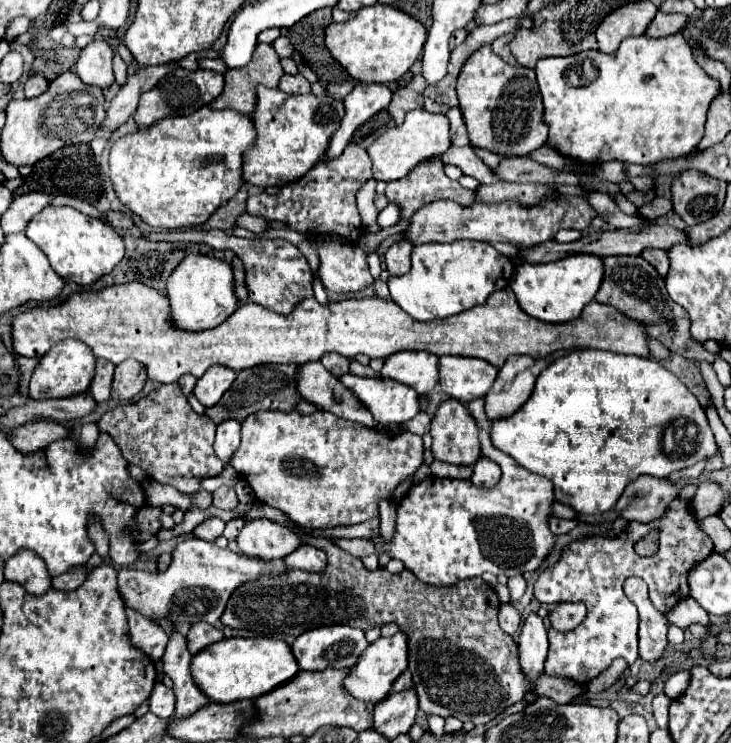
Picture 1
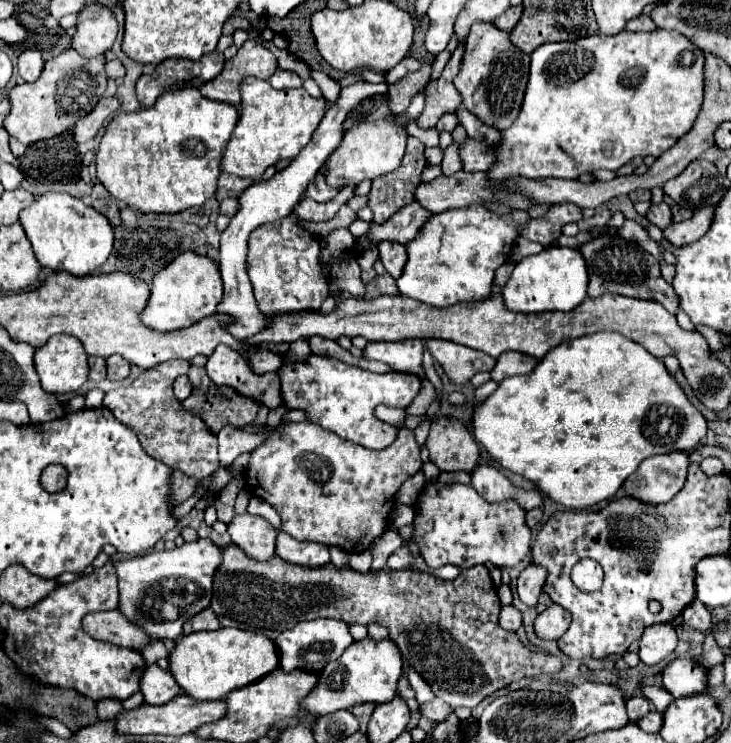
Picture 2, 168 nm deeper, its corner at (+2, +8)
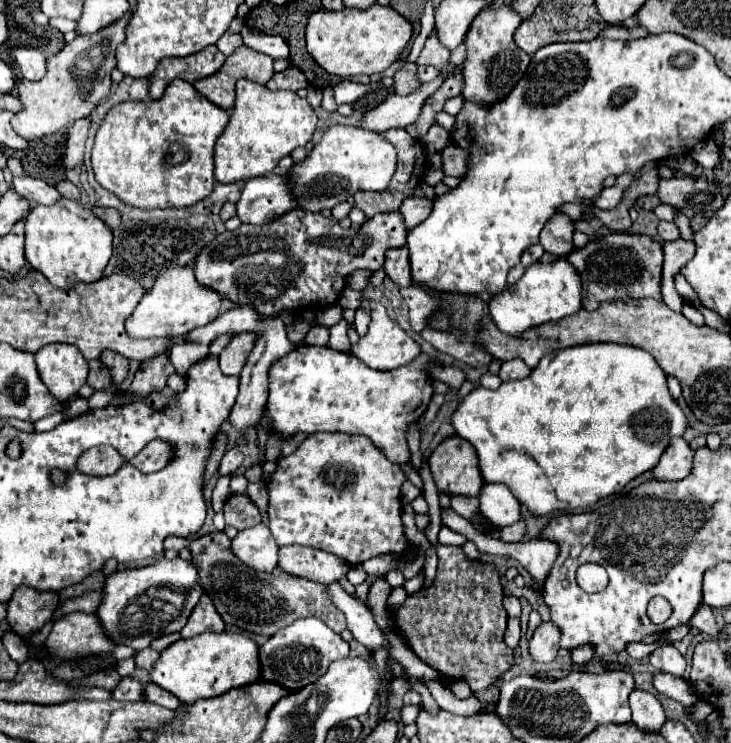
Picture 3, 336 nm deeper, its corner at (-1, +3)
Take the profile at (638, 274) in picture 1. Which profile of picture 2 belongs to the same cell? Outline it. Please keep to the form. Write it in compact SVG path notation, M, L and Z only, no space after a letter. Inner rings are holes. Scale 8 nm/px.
M601 235L579 247L589 271L589 297L599 297L603 293L619 293L635 299L649 299L661 303L669 313L677 313L679 297L673 287L661 277L659 261L647 253L641 245L623 239L621 235Z

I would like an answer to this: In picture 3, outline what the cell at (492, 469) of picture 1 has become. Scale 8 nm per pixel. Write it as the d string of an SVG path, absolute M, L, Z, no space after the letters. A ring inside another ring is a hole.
M484 484L480 490L480 514L492 524L510 526L520 520L520 502L504 484Z

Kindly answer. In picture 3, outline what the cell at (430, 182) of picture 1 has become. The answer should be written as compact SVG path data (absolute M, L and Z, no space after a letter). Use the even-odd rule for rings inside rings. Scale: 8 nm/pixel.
M386 130L384 136L396 146L398 150L398 168L396 168L396 174L392 176L388 188L384 192L368 192L368 190L360 190L354 194L354 200L356 200L356 206L368 216L372 218L374 214L378 212L398 212L402 202L406 198L410 198L414 194L414 188L418 186L418 182L422 180L422 170L424 170L424 164L426 164L426 158L424 158L424 148L420 146L418 140L414 140L406 130Z

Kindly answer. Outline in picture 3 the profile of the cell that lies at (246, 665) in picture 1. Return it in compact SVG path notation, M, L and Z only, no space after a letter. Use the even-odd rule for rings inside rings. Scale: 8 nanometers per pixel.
M220 632L220 634L198 634L188 640L176 640L168 650L164 650L150 672L150 682L158 682L158 686L172 692L182 704L190 706L202 698L216 698L232 688L240 688L246 684L254 684L260 678L260 658L258 658L258 644L249 634L236 632Z

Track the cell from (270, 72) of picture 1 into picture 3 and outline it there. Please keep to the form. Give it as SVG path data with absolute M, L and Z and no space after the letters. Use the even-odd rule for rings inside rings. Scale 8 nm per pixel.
M240 46L232 56L226 58L224 66L210 78L202 78L200 82L196 82L196 90L208 98L210 102L214 102L216 106L230 110L234 108L234 84L240 78L258 82L258 84L266 84L272 74L274 74L274 58L256 52L248 46Z

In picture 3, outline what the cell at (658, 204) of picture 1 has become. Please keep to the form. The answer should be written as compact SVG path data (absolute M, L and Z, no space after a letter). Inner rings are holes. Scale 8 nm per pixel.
M658 222L658 234L664 238L664 240L676 240L676 238L680 238L680 232L678 232L678 228L676 228L676 224L674 222Z

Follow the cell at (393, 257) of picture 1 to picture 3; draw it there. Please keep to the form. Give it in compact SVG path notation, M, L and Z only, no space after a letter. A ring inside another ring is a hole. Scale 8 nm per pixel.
M392 248L392 250L388 250L386 252L386 262L384 262L384 272L398 286L410 286L412 280L410 280L408 250L406 248Z

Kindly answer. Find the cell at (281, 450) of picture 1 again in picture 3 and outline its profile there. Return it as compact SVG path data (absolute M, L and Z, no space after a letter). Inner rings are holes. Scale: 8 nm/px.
M318 432L310 434L290 456L276 464L276 470L268 476L268 516L270 530L278 546L300 544L340 556L348 564L362 564L380 554L404 554L410 544L402 534L400 518L400 488L406 482L406 474L400 464L392 464L384 454L368 442L368 438Z

